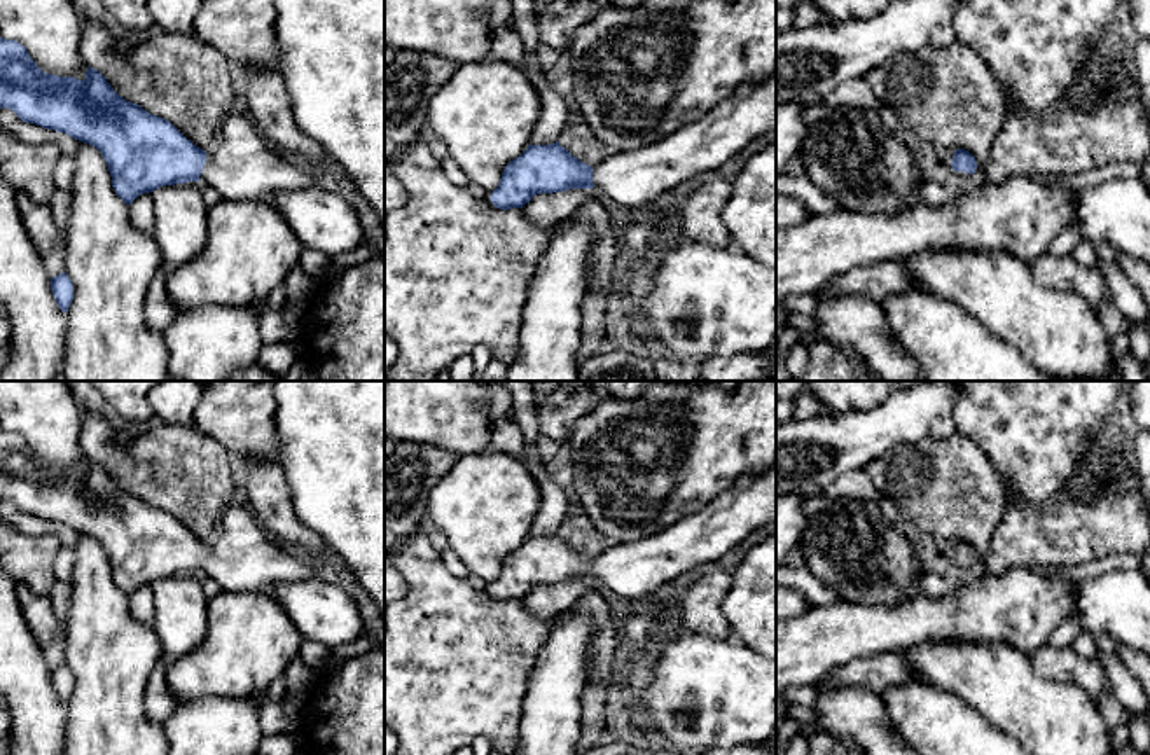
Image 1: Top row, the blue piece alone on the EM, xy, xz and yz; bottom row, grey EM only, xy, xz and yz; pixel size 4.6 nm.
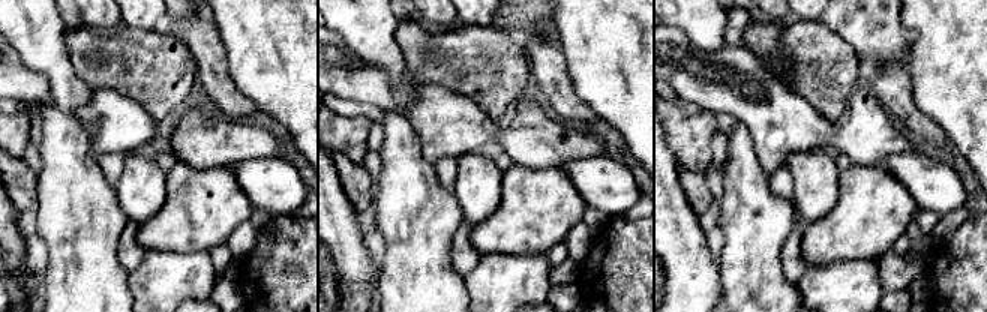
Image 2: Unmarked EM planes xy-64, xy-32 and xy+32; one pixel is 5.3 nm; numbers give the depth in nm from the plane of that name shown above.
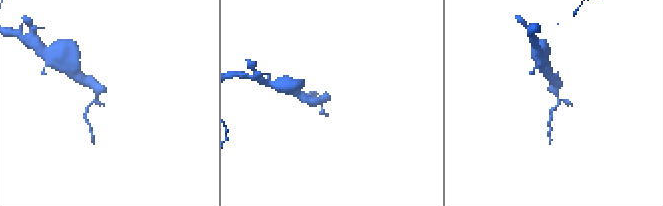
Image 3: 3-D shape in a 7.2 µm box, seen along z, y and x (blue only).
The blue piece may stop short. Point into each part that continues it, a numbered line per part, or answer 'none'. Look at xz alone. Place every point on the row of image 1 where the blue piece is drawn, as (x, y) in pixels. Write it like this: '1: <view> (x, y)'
1: xz (633, 179)

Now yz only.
1: yz (960, 177)

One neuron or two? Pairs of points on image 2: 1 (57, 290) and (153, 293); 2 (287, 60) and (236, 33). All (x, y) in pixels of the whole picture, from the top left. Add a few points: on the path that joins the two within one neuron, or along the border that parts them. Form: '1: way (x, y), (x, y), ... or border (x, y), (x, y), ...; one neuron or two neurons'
1: border (128, 273), (128, 287), (134, 296); two neurons
2: way (275, 48), (260, 33), (248, 33); one neuron

